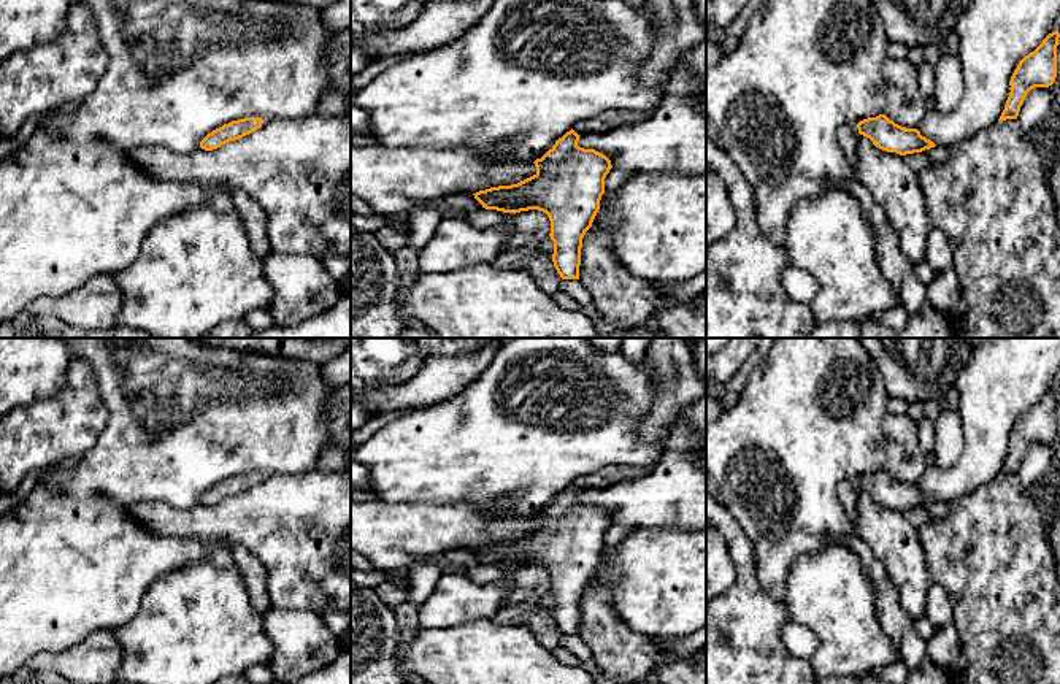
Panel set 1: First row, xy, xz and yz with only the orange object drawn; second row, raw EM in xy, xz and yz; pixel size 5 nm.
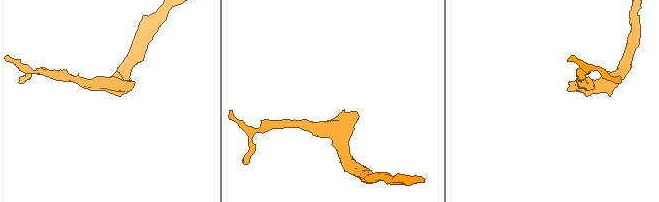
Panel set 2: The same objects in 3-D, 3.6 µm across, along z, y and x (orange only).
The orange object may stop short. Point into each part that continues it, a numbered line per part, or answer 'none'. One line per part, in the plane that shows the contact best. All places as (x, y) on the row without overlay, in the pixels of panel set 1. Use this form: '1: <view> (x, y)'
1: yz (848, 489)

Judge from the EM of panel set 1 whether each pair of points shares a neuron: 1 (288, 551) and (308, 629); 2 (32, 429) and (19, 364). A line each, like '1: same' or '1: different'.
1: different
2: different

